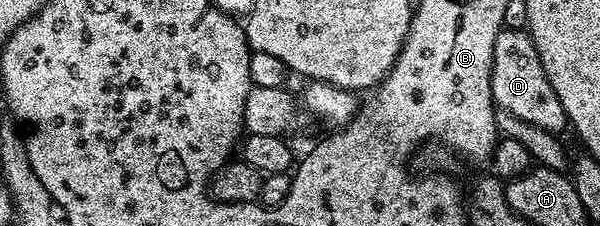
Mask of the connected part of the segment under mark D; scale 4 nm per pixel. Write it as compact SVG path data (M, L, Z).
M500 29L497 40L493 44L491 95L498 109L512 113L526 124L537 125L541 129L558 134L562 133L562 129L565 130L568 125L564 108L557 94L553 92L553 84L549 84L549 76L545 76L541 56L537 56L537 48L526 29Z

